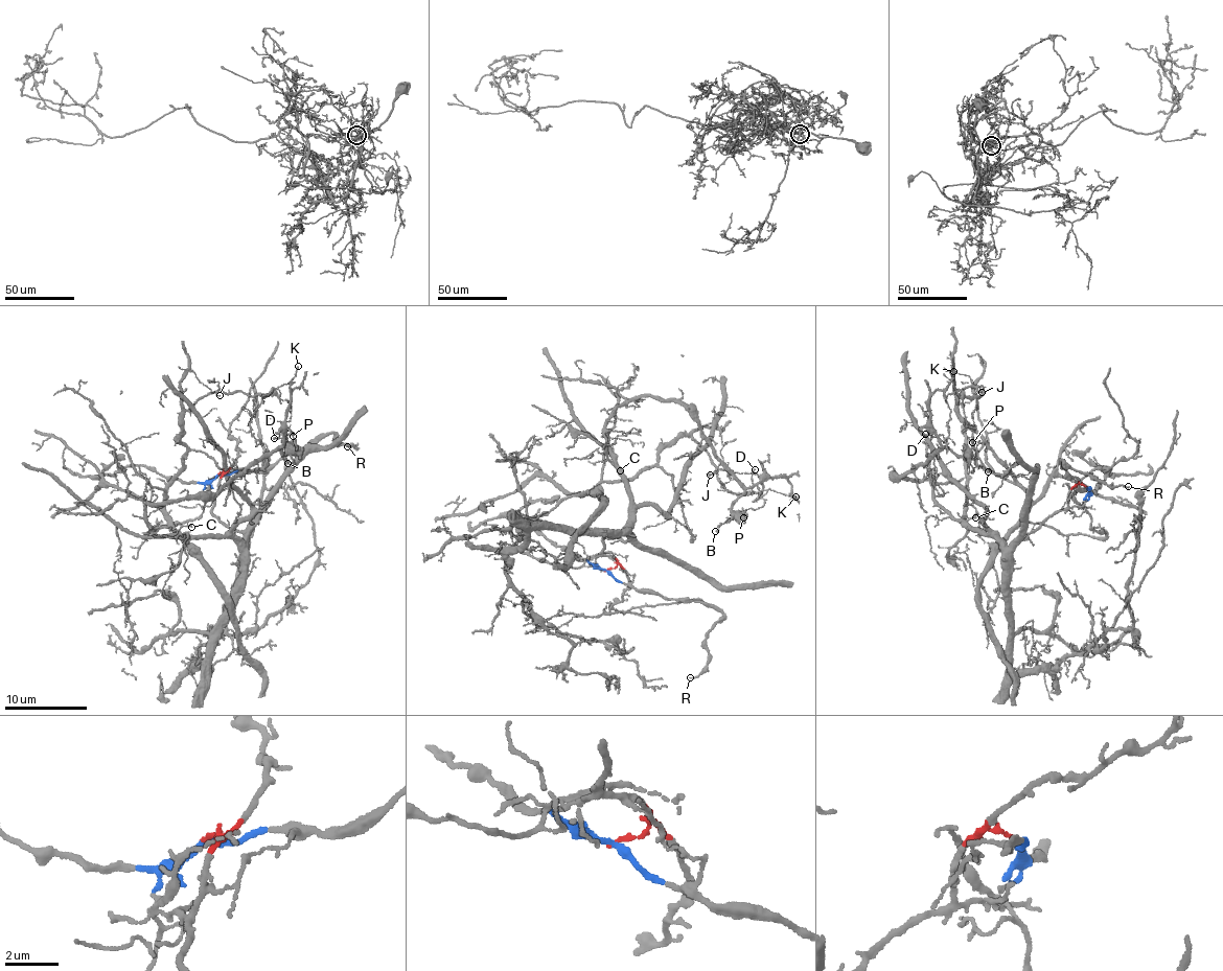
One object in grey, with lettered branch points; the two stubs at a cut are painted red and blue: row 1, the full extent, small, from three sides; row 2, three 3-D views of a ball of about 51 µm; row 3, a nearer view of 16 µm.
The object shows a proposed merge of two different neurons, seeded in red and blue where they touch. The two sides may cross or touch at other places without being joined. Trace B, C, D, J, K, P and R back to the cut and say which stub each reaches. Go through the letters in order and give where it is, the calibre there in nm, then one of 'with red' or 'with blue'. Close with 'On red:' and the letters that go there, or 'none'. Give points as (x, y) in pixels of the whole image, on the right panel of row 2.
B: place (988, 471); calibre 140 nm; with red
C: place (975, 517); calibre 160 nm; with red
D: place (925, 434); calibre 110 nm; with red
J: place (982, 392); calibre 100 nm; with blue
K: place (953, 371); calibre 120 nm; with blue
P: place (972, 442); calibre 120 nm; with red
R: place (1128, 486); calibre 140 nm; with blue
On red: B, C, D, P

